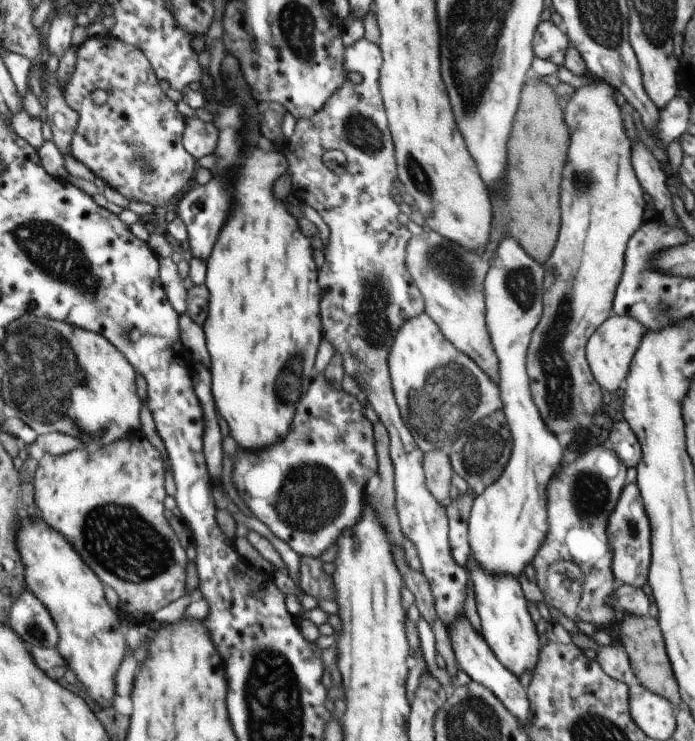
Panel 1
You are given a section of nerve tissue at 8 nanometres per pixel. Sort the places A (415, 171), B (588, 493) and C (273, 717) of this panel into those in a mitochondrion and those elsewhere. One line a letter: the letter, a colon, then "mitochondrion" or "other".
A: mitochondrion
B: mitochondrion
C: mitochondrion

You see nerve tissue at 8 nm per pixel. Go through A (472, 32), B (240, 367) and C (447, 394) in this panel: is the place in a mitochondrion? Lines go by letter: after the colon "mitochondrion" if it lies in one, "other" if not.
A: mitochondrion
B: other
C: mitochondrion

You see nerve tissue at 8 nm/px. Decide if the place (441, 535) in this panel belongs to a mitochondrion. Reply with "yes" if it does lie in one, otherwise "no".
no

